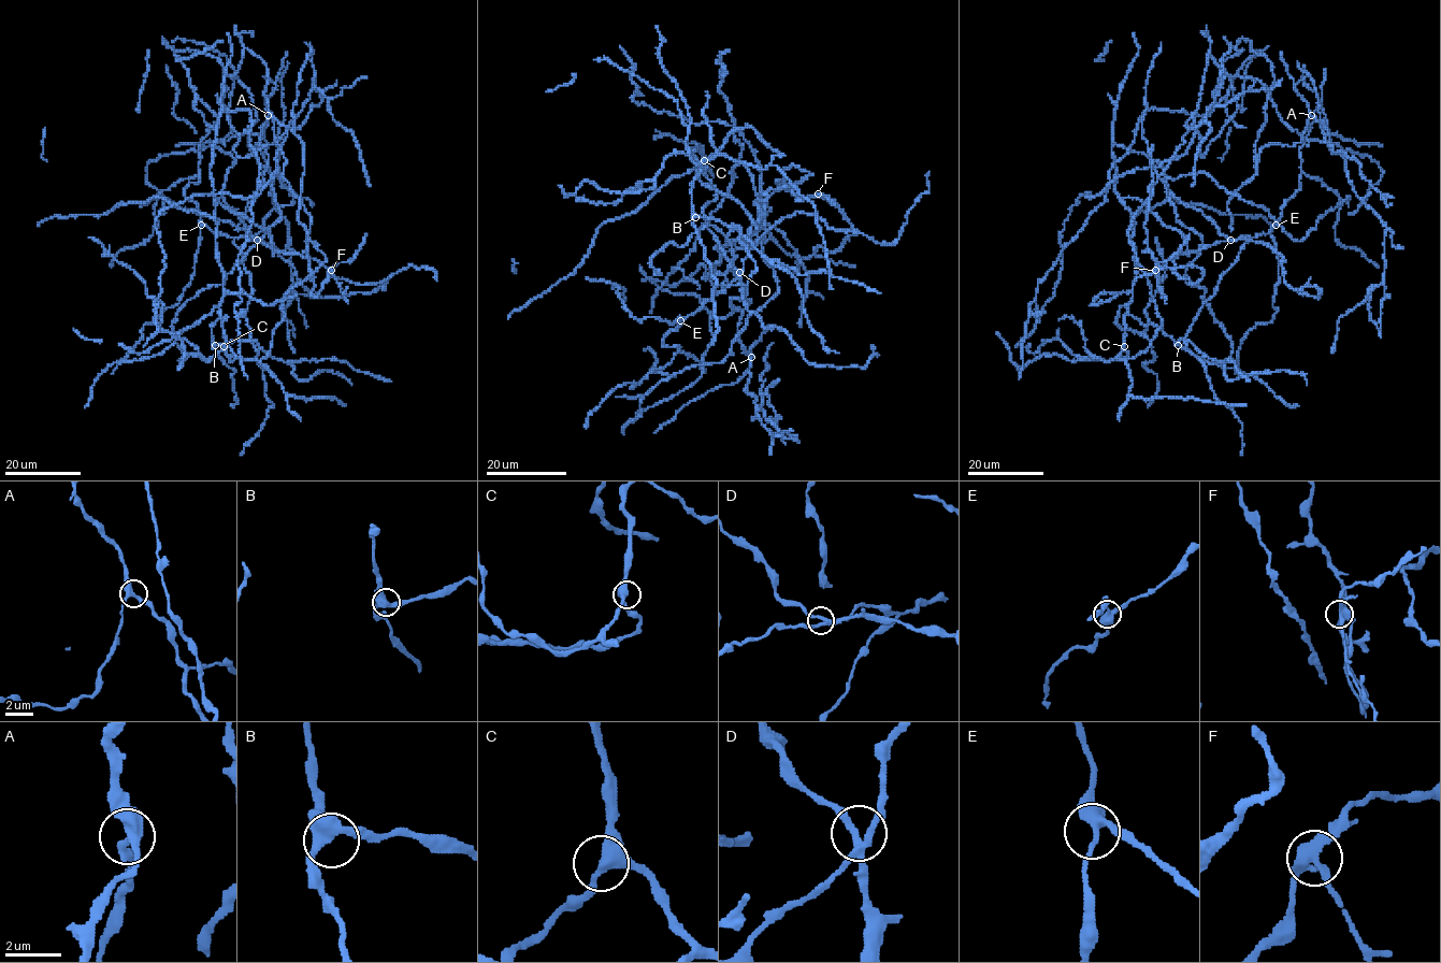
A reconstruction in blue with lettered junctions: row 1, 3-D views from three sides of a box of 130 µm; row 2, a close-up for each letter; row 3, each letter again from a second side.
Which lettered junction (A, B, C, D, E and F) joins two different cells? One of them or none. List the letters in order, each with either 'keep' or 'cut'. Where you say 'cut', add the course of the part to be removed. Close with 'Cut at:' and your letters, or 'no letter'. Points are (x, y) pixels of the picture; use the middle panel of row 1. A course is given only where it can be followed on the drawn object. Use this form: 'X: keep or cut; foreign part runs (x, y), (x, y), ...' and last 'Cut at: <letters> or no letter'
A: keep
B: keep
C: keep
D: keep
E: keep
F: cut; foreign part runs (818, 193), (836, 204)
Cut at: F

